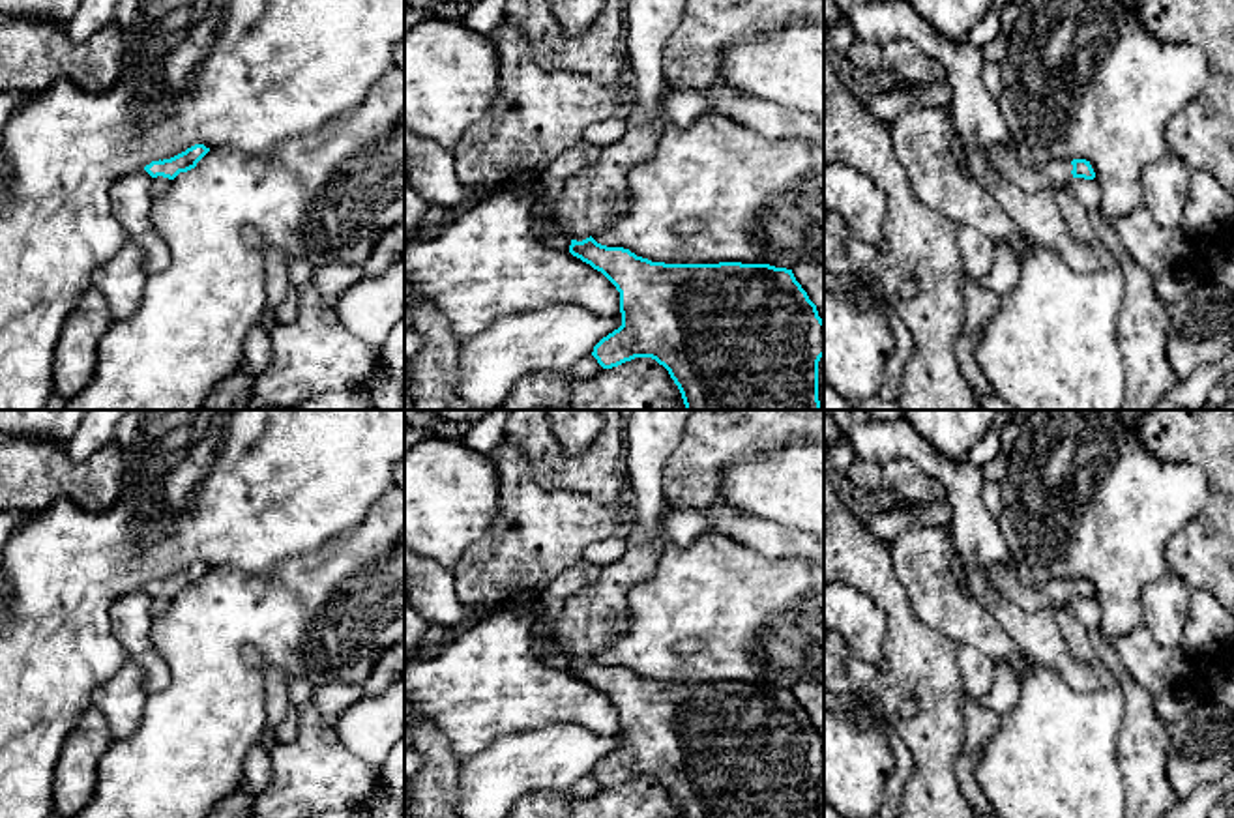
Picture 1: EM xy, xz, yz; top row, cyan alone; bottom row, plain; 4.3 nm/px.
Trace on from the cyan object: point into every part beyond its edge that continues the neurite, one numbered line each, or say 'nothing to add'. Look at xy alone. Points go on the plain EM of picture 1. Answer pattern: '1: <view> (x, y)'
nothing to add

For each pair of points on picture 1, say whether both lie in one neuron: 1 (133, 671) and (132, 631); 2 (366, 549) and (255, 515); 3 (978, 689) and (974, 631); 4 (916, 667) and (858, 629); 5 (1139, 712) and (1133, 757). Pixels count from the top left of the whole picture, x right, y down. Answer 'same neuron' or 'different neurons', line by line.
1: different neurons
2: different neurons
3: different neurons
4: different neurons
5: same neuron

